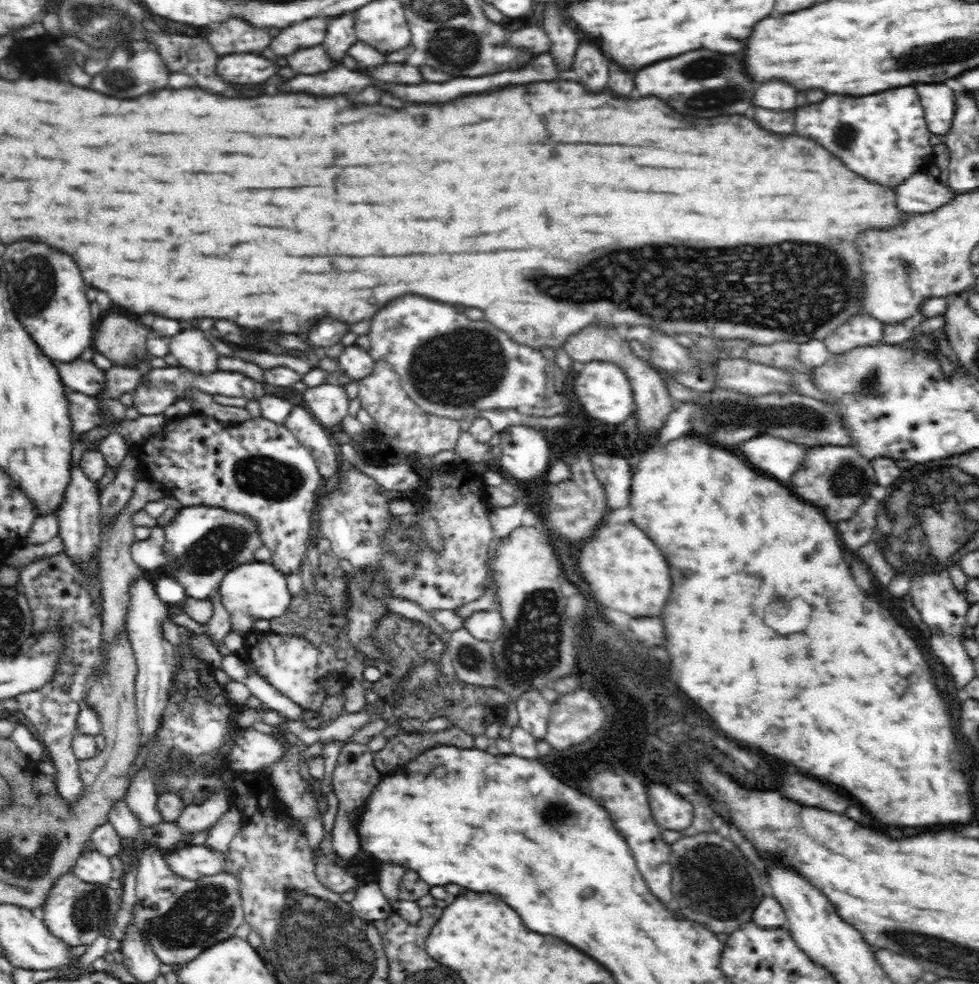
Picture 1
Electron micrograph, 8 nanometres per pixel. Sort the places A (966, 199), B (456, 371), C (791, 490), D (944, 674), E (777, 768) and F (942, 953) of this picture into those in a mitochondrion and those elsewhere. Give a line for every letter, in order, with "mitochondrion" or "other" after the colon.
A: other
B: mitochondrion
C: other
D: other
E: other
F: mitochondrion

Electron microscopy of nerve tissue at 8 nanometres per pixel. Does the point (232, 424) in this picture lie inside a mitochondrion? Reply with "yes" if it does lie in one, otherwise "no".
no

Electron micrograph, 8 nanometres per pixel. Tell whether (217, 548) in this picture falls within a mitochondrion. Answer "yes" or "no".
yes

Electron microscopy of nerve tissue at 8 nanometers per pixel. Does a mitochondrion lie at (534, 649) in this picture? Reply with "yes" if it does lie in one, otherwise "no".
yes

